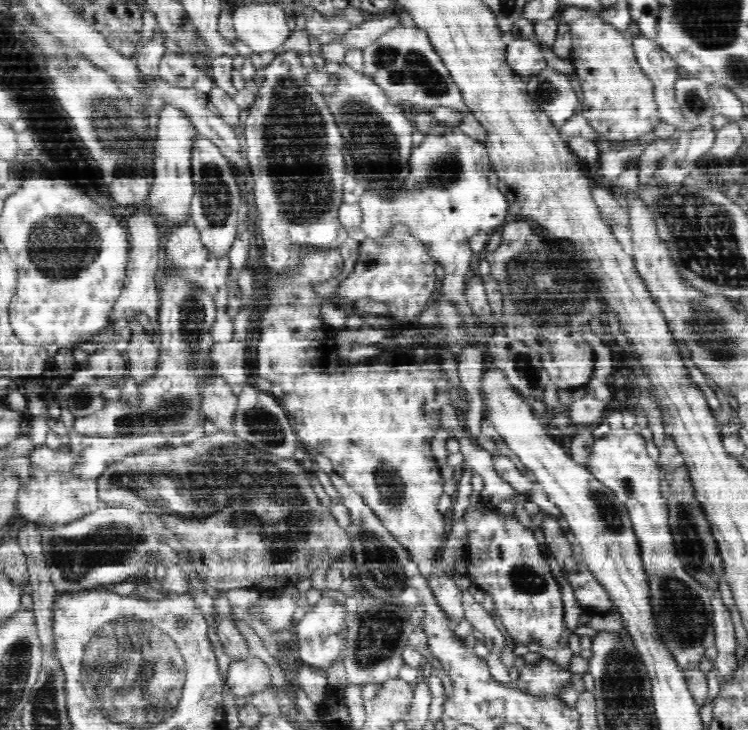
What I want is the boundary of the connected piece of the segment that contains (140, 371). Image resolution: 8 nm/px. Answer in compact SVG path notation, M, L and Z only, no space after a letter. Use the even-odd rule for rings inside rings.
M132 322L132 328L134 328L134 336L128 346L128 372L138 384L144 384L158 372L160 350L152 346L148 338L144 338L140 324Z

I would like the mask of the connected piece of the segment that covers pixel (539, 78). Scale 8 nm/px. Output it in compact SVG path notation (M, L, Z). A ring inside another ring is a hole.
M546 66L535 76L526 77L530 98L548 117L552 127L559 130L580 107L580 93L570 77Z

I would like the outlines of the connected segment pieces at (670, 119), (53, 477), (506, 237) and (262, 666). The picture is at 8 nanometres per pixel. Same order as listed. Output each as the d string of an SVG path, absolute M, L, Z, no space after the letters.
M644 36L634 38L634 52L640 66L654 83L655 99L662 120L676 126L676 134L694 132L697 124L692 124L692 121L684 116L676 98L675 84L679 76L676 68L680 67L679 64L666 50L662 52L654 40L648 40Z
M30 454L30 468L28 470L28 482L19 482L18 488L16 488L16 515L26 522L35 523L37 525L44 524L64 524L72 522L72 520L78 520L82 518L84 514L88 512L94 512L94 510L102 506L101 501L98 500L98 484L97 478L90 476L78 476L77 472L71 470L64 470L63 468L56 468L56 470L48 470L35 464L34 460L31 460Z
M528 217L517 218L502 226L500 245L493 253L485 252L484 257L490 263L490 275L500 286L508 334L516 340L522 340L540 354L544 368L554 380L558 380L562 390L588 384L594 372L594 350L592 344L584 338L584 330L590 328L590 320L598 318L606 308L600 298L600 278L592 276L592 272L598 270L594 270L591 260L584 264L584 256L580 256L580 252L576 252L568 240L552 240L552 236L544 234L544 228Z
M250 657L244 662L233 662L228 669L227 685L236 698L256 694L272 687L272 674L262 658Z

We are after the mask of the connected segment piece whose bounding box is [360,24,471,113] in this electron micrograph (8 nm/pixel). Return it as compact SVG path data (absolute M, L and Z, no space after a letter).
M403 25L392 26L382 32L372 44L362 51L362 70L386 92L386 99L398 108L411 106L412 111L432 110L447 106L459 112L471 112L462 90L456 84L448 67L421 28Z

